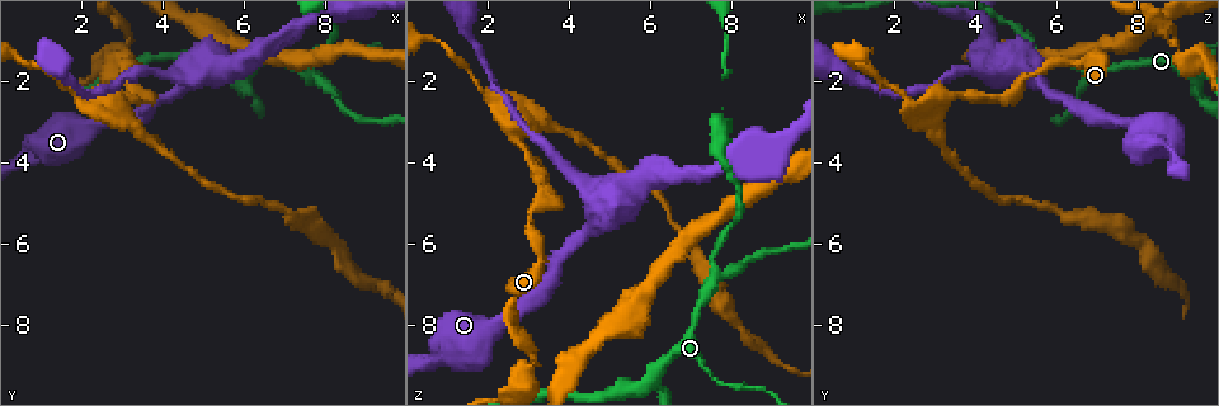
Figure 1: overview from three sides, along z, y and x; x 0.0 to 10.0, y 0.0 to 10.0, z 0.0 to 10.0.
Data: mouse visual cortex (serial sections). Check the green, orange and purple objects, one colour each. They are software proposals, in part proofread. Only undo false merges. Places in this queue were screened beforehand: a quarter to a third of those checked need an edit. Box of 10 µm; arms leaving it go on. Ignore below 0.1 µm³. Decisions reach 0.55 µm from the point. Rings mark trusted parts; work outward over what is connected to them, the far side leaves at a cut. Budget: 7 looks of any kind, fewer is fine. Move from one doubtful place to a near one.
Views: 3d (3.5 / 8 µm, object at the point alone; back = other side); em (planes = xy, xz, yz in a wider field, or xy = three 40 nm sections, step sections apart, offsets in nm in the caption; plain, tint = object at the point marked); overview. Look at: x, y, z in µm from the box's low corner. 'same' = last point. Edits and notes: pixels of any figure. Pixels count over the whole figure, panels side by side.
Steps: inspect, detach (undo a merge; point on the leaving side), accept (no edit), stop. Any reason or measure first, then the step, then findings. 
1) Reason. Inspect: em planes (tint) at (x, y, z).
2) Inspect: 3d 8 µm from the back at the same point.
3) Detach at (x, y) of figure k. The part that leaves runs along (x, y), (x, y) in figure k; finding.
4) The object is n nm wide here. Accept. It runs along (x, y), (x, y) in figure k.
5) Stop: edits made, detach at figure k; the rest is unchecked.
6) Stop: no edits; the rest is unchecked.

Inspect: 3d 3.5 µm at (4.80, 1.80, 5.40).

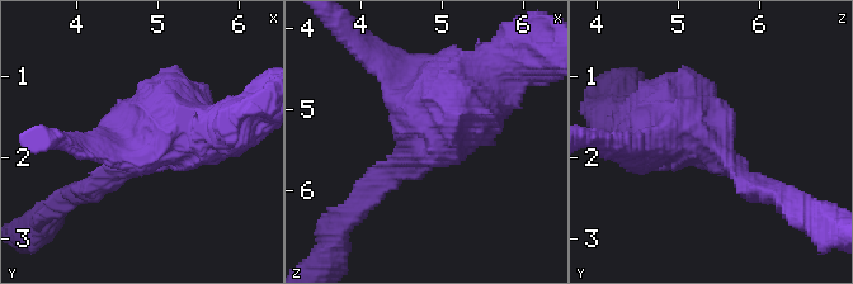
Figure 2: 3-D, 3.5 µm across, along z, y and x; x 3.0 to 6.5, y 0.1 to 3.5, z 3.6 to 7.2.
Inspect: em planes (tint) at (4.85, 1.80, 5.45).

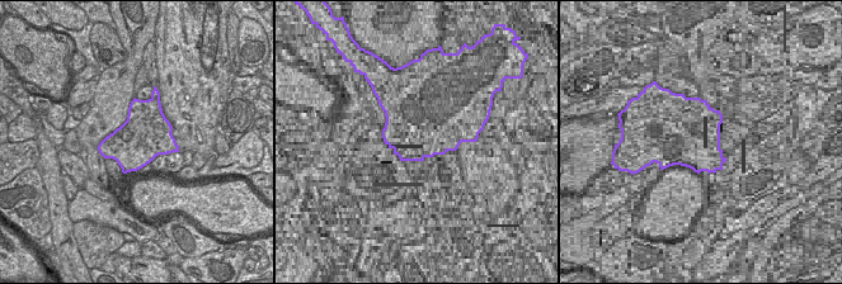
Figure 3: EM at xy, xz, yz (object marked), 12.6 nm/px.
Accept. It runs along (396, 173), (505, 65) in figure 2; one cell here.

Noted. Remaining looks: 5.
Three-way junction. Inspect: em xy step 1 (tint) at (7.60, 1.75, 6.90).

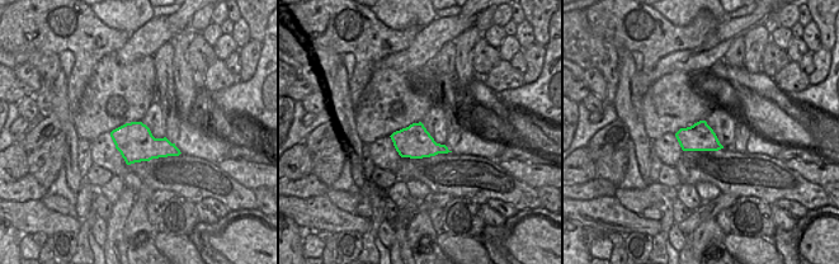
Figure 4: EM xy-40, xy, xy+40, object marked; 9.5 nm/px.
Inspect: 3d 3.5 µm at the same point.

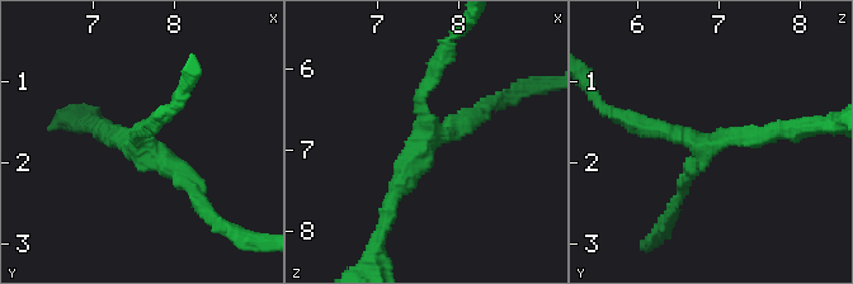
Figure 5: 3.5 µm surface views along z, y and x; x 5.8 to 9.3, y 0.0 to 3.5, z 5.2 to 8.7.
The arms are 150, 200, 200 nm wide. Accept. It runs along (391, 207), (438, 67) in figure 5; one cell here.

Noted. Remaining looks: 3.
Sharp bend. Inspect: 3d 3.5 µm at (2.80, 2.45, 3.10).

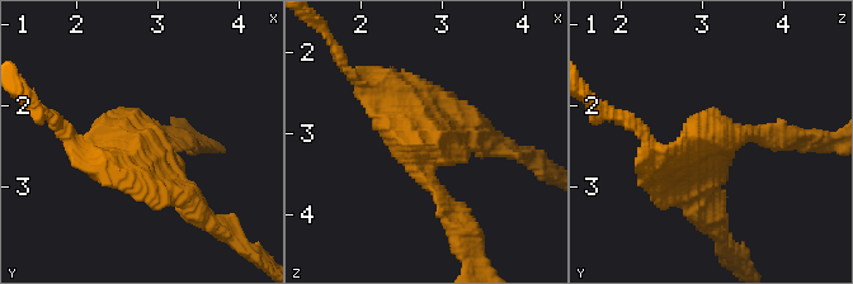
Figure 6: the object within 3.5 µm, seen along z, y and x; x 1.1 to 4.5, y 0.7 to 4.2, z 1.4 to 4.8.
Inspect: em xy step 2 (tint) at (2.90, 2.50, 3.10).

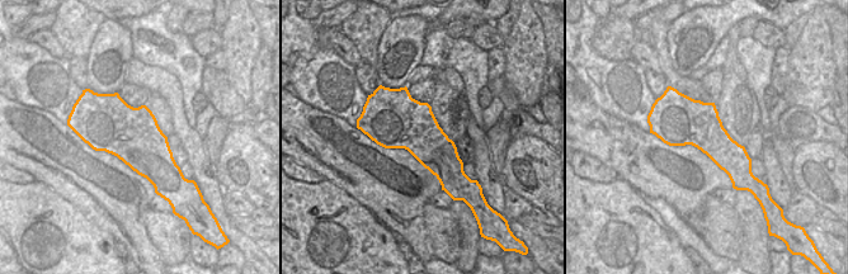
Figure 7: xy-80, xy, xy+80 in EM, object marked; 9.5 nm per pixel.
Accept. It runs along (772, 140), (711, 140), (701, 209) in figure 6; all the same cell.

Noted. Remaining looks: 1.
Stop: no edits; the rest is unchecked.

